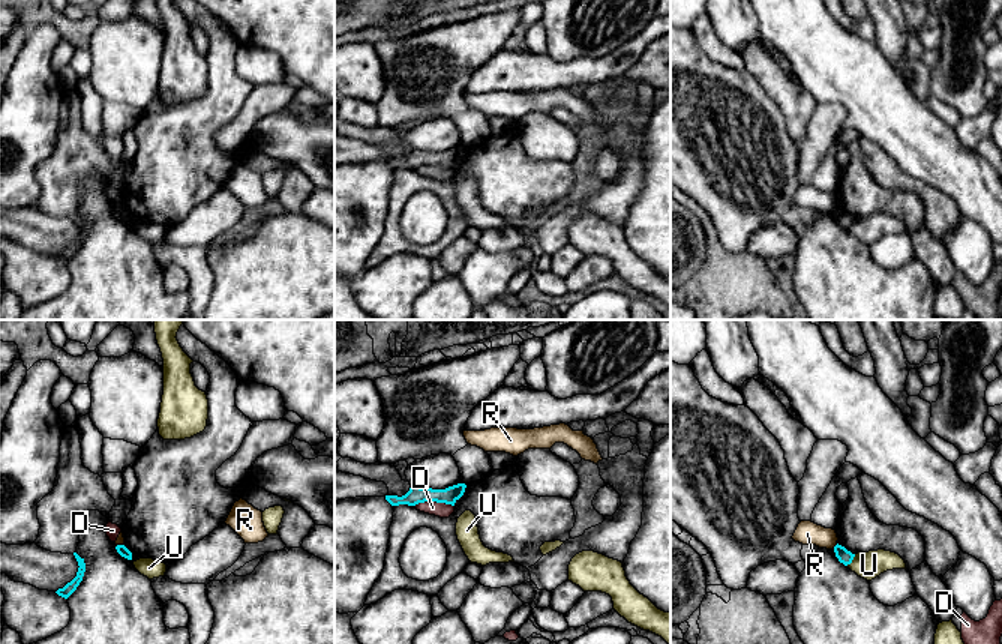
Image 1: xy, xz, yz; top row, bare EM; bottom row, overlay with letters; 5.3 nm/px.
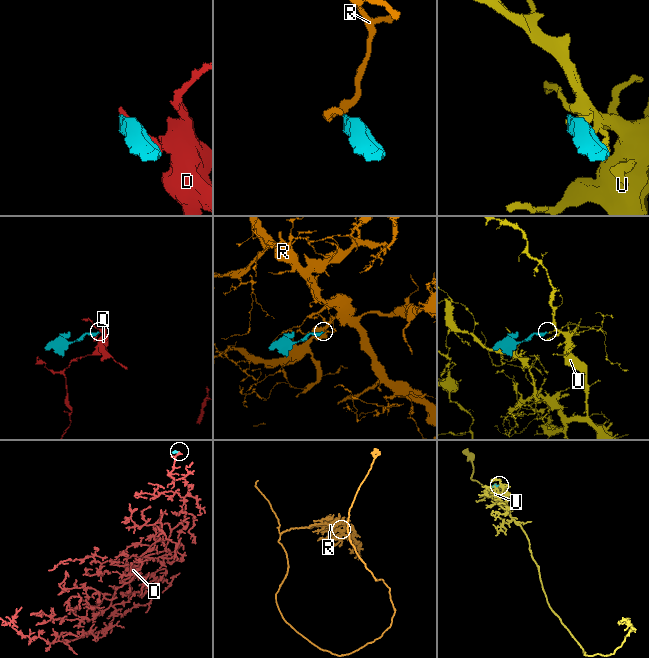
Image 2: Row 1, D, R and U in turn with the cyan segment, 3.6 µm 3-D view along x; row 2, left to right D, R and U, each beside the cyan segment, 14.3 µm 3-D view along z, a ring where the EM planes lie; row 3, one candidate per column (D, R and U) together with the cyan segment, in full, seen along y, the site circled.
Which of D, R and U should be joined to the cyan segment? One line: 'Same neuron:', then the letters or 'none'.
Same neuron: none

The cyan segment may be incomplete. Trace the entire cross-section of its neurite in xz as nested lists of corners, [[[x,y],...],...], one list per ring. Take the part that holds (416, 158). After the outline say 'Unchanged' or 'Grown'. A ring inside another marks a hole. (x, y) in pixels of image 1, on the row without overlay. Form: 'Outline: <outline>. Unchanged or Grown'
Outline: [[[458,147],[446,153],[411,150],[405,159],[402,161],[386,159],[386,164],[392,170],[399,170],[399,168],[416,170],[424,165],[436,165],[436,167],[446,167],[454,170],[454,167],[464,159],[465,152],[466,152],[465,147]]]. Unchanged

